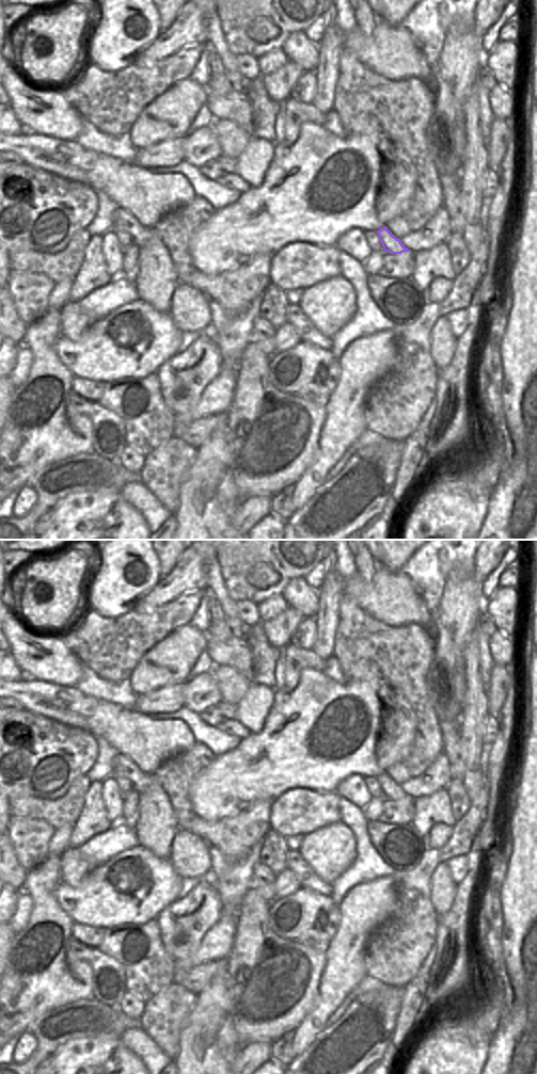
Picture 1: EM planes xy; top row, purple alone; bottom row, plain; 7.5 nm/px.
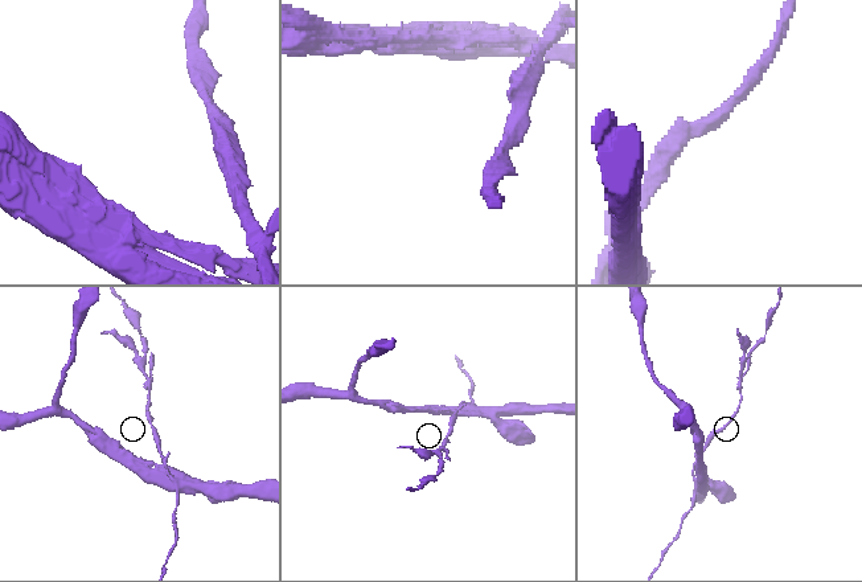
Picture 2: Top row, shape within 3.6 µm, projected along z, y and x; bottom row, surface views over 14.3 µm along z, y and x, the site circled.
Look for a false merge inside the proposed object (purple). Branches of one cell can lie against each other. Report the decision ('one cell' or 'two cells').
one cell

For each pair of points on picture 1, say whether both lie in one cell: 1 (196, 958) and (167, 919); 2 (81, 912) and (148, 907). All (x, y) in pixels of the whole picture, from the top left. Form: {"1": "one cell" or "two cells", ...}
{"1": "two cells", "2": "one cell"}

